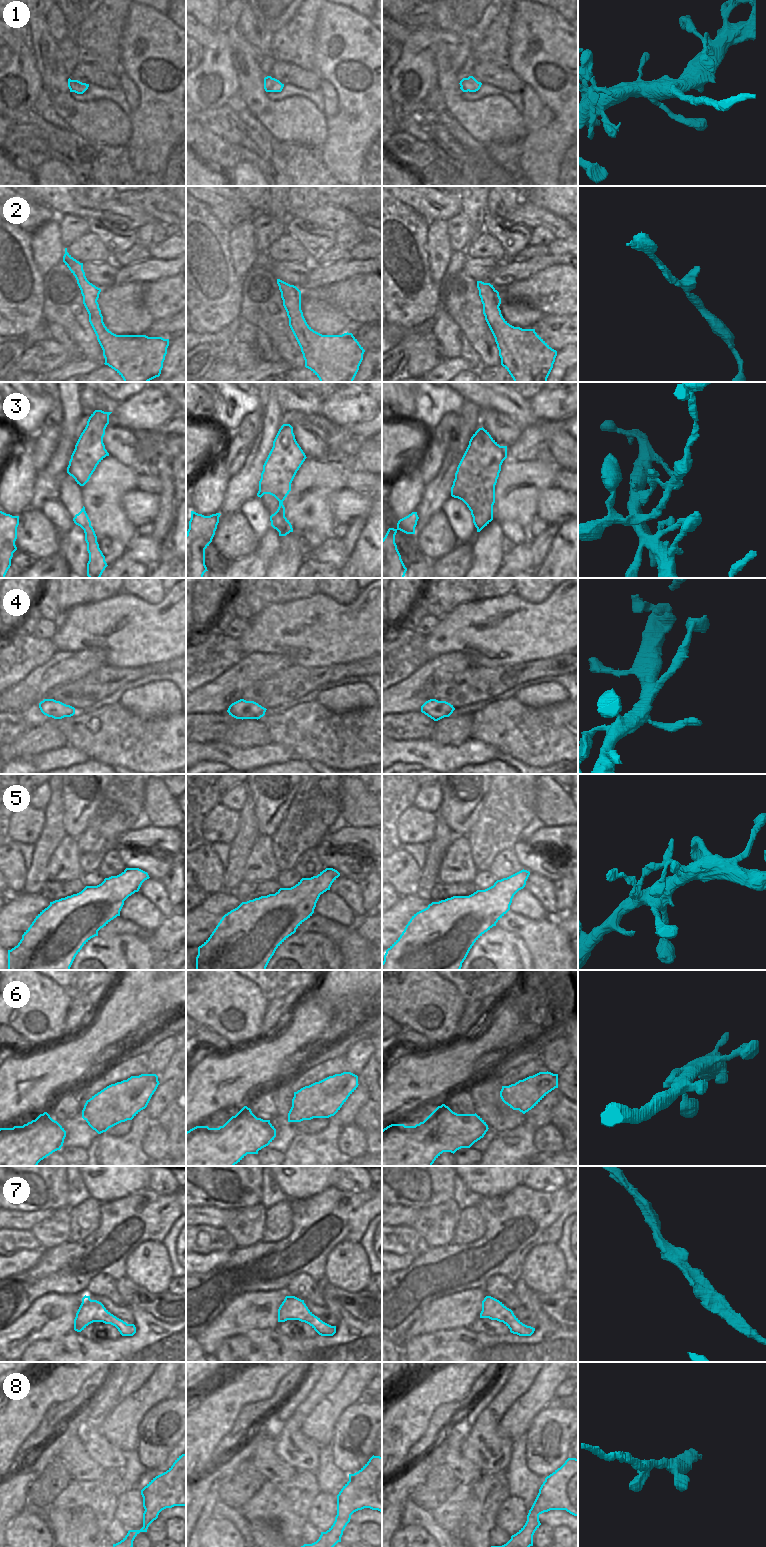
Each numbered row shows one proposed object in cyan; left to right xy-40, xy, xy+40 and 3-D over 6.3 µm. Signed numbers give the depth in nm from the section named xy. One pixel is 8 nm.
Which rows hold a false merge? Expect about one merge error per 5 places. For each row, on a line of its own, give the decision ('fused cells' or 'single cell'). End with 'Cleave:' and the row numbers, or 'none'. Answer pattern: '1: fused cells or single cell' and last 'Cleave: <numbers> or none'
1: fused cells
2: single cell
3: fused cells
4: single cell
5: single cell
6: single cell
7: single cell
8: single cell
Cleave: 1, 3

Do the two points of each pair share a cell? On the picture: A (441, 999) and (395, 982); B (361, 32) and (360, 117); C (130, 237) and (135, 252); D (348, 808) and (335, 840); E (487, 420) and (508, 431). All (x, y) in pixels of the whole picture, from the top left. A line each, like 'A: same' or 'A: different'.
A: same
B: same
C: different
D: different
E: same

